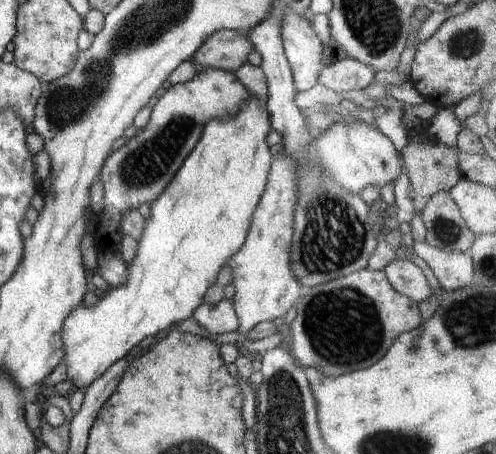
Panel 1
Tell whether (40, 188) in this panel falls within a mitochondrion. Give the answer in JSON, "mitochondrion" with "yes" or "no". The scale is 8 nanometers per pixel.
{"mitochondrion":"no"}

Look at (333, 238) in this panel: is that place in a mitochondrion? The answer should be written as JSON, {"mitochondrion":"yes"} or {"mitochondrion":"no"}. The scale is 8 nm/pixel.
{"mitochondrion":"yes"}

